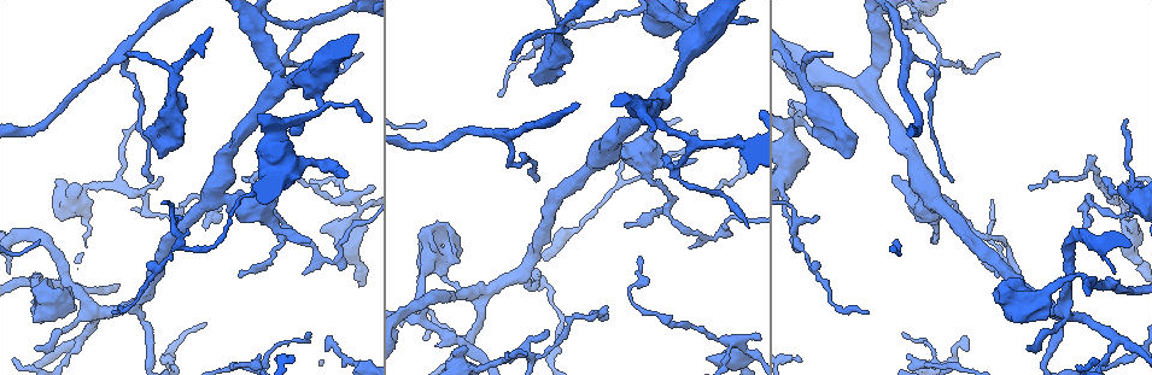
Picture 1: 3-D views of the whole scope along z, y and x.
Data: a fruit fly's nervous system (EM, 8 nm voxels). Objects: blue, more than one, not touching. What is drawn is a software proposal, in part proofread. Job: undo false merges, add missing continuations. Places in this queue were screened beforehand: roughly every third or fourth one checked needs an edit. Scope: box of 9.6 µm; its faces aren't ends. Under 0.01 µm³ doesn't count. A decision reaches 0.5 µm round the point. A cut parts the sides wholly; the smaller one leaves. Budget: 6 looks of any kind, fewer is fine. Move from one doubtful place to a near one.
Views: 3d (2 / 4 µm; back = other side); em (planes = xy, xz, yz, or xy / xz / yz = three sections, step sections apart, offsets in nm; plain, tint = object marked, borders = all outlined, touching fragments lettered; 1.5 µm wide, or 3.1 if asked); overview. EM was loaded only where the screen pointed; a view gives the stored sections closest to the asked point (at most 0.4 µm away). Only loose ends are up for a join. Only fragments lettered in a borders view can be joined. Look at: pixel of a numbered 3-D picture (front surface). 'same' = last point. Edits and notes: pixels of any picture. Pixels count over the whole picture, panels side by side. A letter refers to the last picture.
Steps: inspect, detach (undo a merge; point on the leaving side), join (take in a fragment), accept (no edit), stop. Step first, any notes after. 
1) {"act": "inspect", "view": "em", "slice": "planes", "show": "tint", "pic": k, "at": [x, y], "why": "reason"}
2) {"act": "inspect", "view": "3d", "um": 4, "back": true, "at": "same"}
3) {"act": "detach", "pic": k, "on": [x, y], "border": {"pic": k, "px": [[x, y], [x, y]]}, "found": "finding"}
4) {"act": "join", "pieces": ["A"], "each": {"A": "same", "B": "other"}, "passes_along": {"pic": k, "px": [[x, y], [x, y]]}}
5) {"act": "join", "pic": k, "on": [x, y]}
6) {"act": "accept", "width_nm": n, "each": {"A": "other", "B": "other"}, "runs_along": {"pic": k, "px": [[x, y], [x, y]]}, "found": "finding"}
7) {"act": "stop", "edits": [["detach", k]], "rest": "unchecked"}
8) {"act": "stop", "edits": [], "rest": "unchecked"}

{"act": "inspect", "view": "3d", "um": 4, "pic": 1, "at": [534, 270], "why": "abrupt turn"}

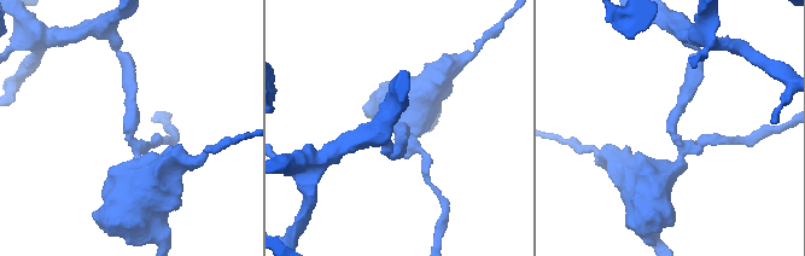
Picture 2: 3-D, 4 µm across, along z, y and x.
{"act": "inspect", "view": "em", "slice": "yz", "step": 8, "show": "tint", "pic": 2, "at": [671, 122], "arm_widths_nm": [160, 200]}

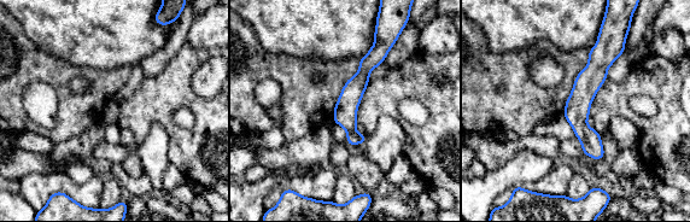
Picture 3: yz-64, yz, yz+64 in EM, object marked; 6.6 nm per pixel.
{"act": "inspect", "view": "em", "slice": "planes", "show": "borders", "at": "same", "why": "another direction"}

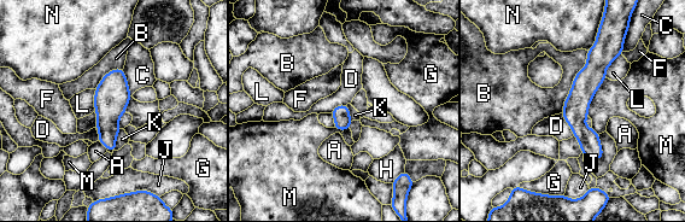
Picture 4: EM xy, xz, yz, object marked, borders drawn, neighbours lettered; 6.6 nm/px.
{"act": "accept", "width_nm": 170, "each": {"A": "other", "B": "other", "C": "other", "D": "other", "F": "other", "G": "other", "H": "other", "J": "other", "K": "other", "L": "other", "M": "other", "N": "other"}, "border": {"pic": 4, "px": [[587, 51], [561, 112]]}, "found": "all the same cell"}

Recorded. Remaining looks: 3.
{"act": "inspect", "view": "3d", "um": 4, "pic": 1, "at": [714, 195], "why": "thin end"}

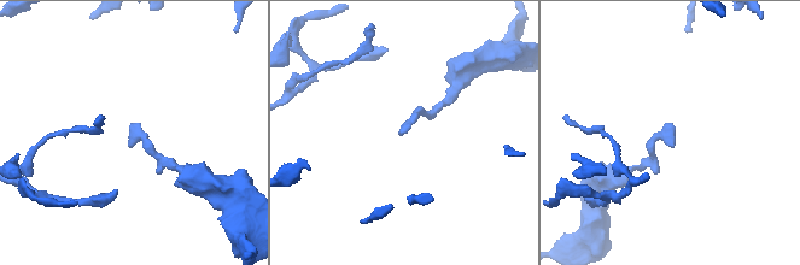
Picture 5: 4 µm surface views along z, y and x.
{"act": "inspect", "view": "em", "slice": "xy", "step": 4, "show": "tint", "pic": 5, "at": [674, 144]}

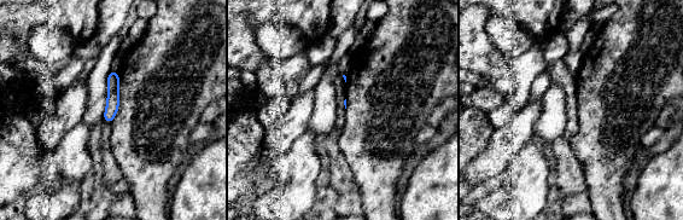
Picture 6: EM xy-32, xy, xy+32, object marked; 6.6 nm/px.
{"act": "inspect", "view": "em", "slice": "planes", "show": "borders", "at": "same", "why": "another direction"}

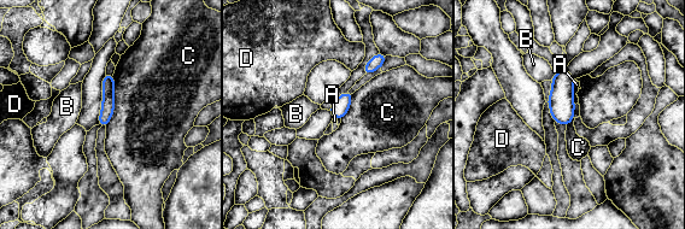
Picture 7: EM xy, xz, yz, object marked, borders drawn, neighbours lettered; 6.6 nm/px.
{"act": "accept", "each": {"A": "other", "B": "other", "C": "other", "D": "other"}, "border": {"pic": 7, "px": [[113, 75], [113, 113], [105, 125]]}, "found": "none of them fits"}

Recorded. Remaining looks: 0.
{"act": "stop", "edits": [], "rest": "unchecked"}

